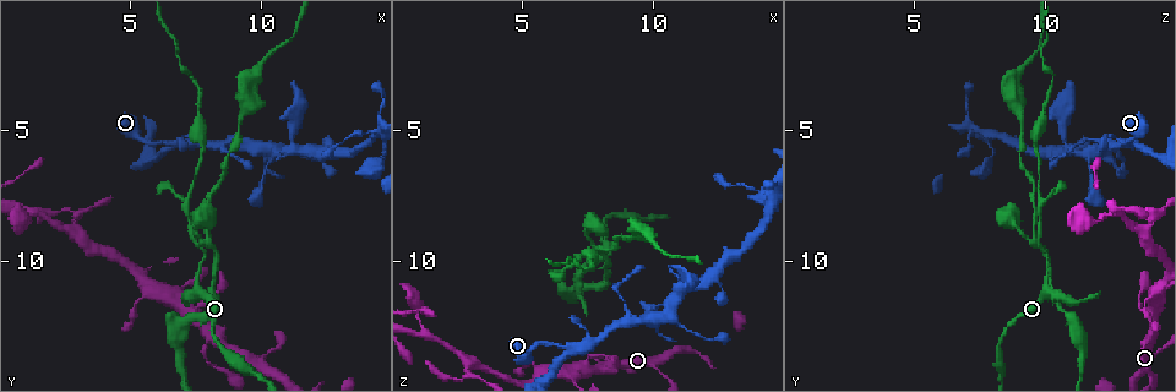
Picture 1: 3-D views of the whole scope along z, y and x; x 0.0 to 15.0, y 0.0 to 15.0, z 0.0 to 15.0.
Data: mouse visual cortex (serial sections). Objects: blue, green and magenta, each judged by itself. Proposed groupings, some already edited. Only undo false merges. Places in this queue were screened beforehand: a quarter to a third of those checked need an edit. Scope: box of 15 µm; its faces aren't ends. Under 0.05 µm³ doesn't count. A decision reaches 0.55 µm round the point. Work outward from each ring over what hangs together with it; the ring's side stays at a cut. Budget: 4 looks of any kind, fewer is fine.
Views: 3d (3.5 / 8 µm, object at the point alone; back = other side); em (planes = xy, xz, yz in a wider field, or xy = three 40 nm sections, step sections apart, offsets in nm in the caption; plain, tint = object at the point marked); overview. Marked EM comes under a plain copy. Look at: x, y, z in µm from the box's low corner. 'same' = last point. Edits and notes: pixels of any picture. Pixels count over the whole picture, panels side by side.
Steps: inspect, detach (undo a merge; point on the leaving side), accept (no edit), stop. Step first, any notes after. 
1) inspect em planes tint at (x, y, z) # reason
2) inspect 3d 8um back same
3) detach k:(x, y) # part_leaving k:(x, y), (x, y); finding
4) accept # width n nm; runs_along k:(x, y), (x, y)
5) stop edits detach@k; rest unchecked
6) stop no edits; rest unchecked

inspect 3d 3.5um at (6.8, 5.5, 13.3) # branch point

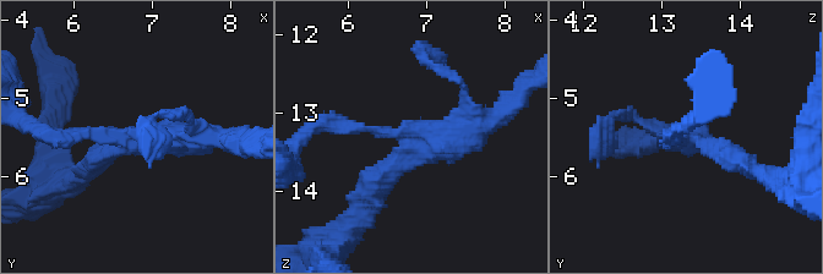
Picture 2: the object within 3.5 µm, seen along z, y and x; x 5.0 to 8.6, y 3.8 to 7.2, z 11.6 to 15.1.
inspect em xy step 3 tint at (6.70, 5.55, 13.35) # arms 3; arm_widths 200, 250, 400 nm; now the EM

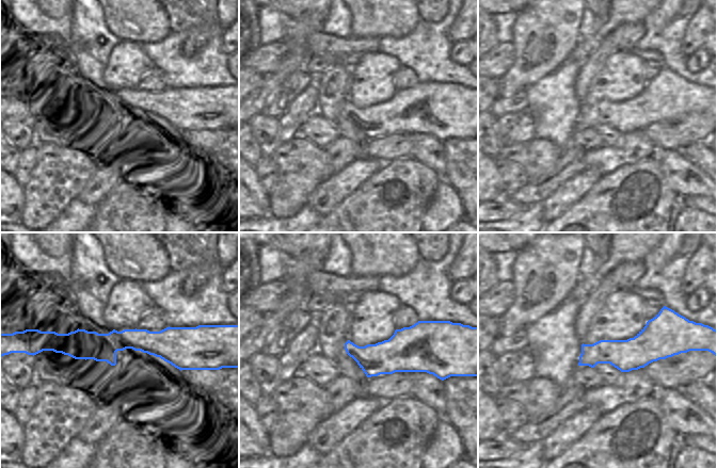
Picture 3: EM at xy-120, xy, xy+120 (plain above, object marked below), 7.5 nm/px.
accept # runs_along 3:(51, 341), (168, 343), (188, 362); continuous, no second cell

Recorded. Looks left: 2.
inspect 3d 3.5um at (7.7, 11.4, 10.1) # thin neck

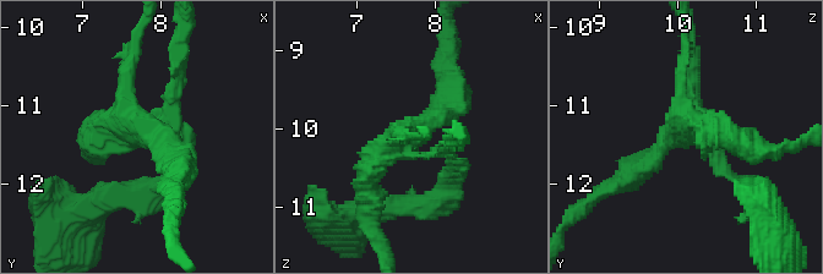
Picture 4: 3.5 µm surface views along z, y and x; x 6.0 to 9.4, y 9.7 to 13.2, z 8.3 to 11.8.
inspect em planes tint at (7.70, 11.30, 10.15) # now the EM

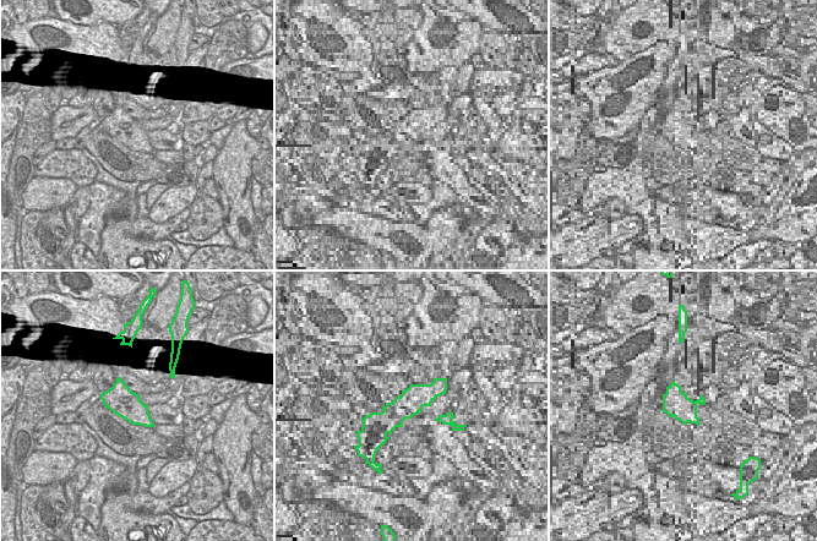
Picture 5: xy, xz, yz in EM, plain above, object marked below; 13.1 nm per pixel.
detach 4:(717, 154) # width 380 nm; part_leaving 4:(152, 110), (174, 99), (183, 36); a second cell is stuck on

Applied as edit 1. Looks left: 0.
stop edits detach@4; rest unchecked

